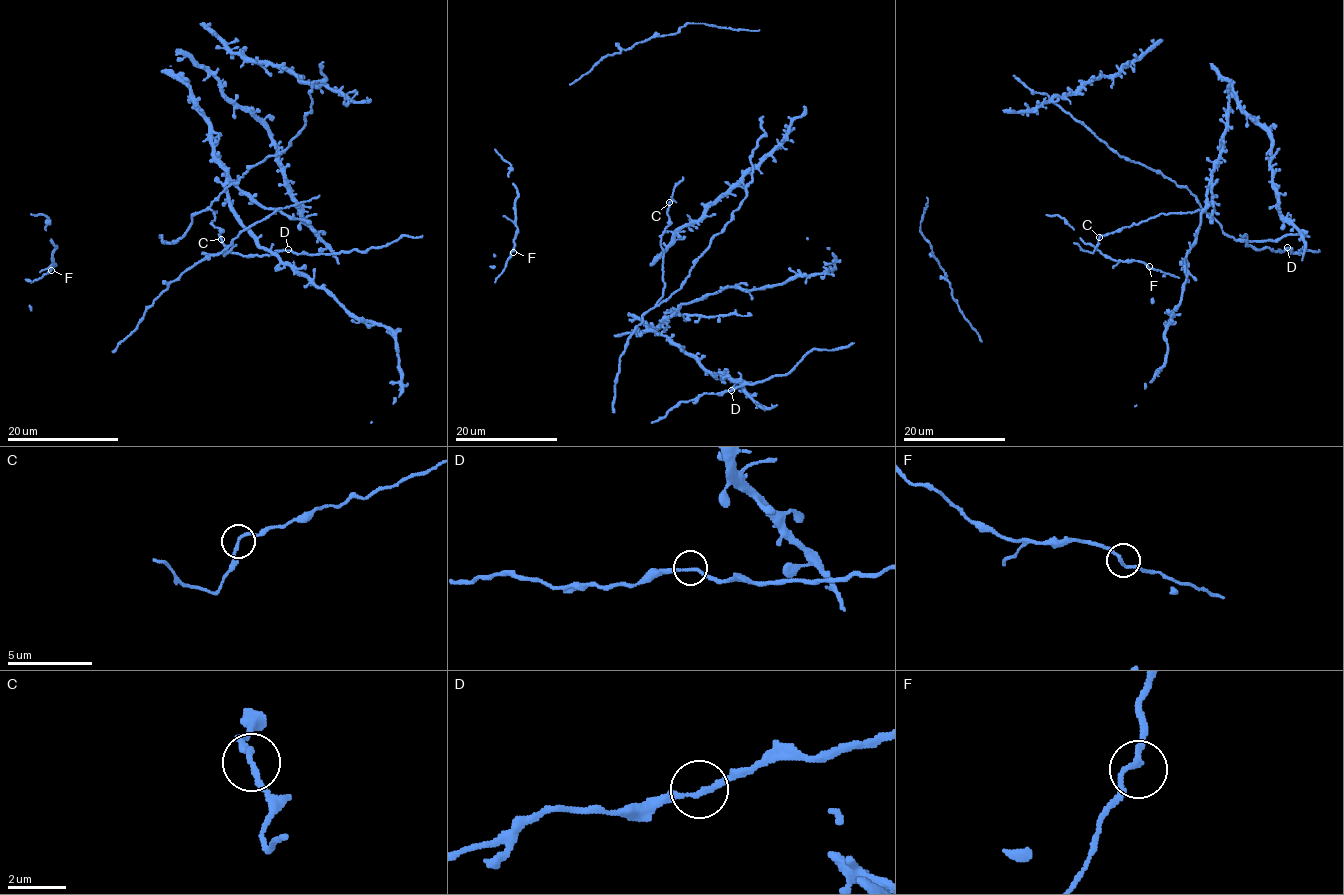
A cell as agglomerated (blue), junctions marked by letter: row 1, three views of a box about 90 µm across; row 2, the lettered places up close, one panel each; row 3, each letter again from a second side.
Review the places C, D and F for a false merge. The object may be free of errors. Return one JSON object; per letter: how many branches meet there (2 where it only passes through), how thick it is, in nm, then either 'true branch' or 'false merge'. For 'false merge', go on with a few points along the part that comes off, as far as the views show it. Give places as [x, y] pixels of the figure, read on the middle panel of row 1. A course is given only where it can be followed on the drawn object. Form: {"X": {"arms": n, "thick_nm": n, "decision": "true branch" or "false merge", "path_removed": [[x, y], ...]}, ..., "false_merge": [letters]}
{"C": {"arms": 2, "thick_nm": 180, "decision": "true branch"}, "D": {"arms": 2, "thick_nm": 180, "decision": "true branch"}, "F": {"arms": 2, "thick_nm": 180, "decision": "true branch"}, "false_merge": []}

